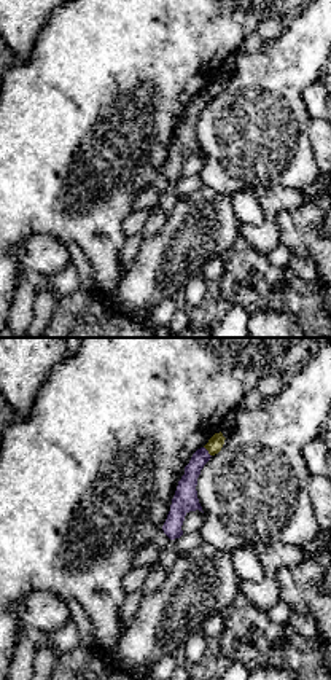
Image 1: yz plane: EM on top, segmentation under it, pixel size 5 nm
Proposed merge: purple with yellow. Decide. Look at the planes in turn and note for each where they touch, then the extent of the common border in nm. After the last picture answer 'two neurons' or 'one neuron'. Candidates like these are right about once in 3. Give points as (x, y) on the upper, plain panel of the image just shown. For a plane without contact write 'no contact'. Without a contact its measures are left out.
(207, 94) | 70 nm

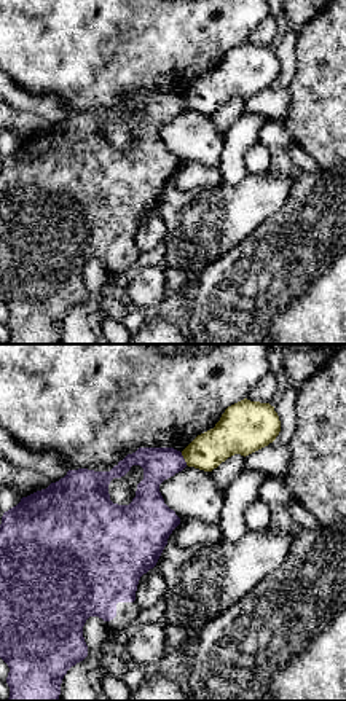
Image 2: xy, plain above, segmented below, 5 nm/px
(184, 102) | 70 nm

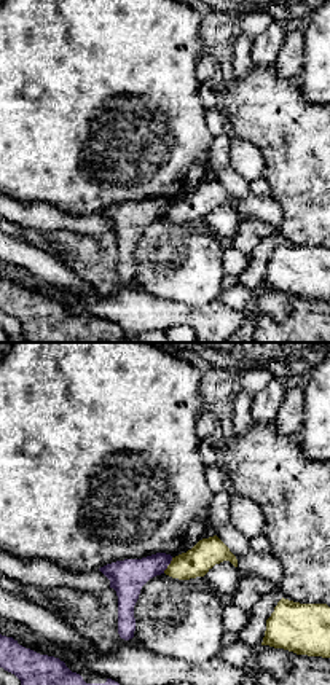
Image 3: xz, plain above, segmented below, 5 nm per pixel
(168, 207) | 90 nm

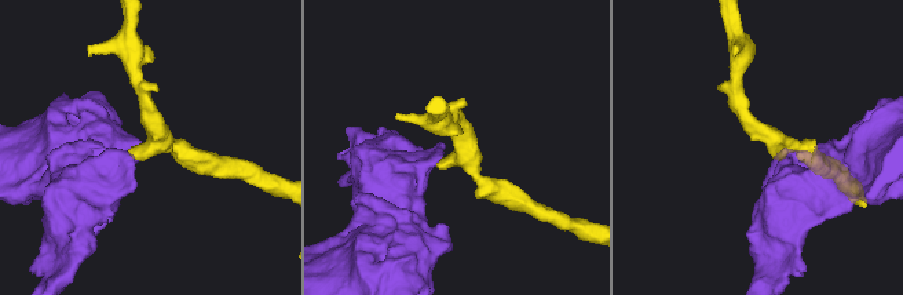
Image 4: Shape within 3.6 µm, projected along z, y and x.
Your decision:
two neurons

